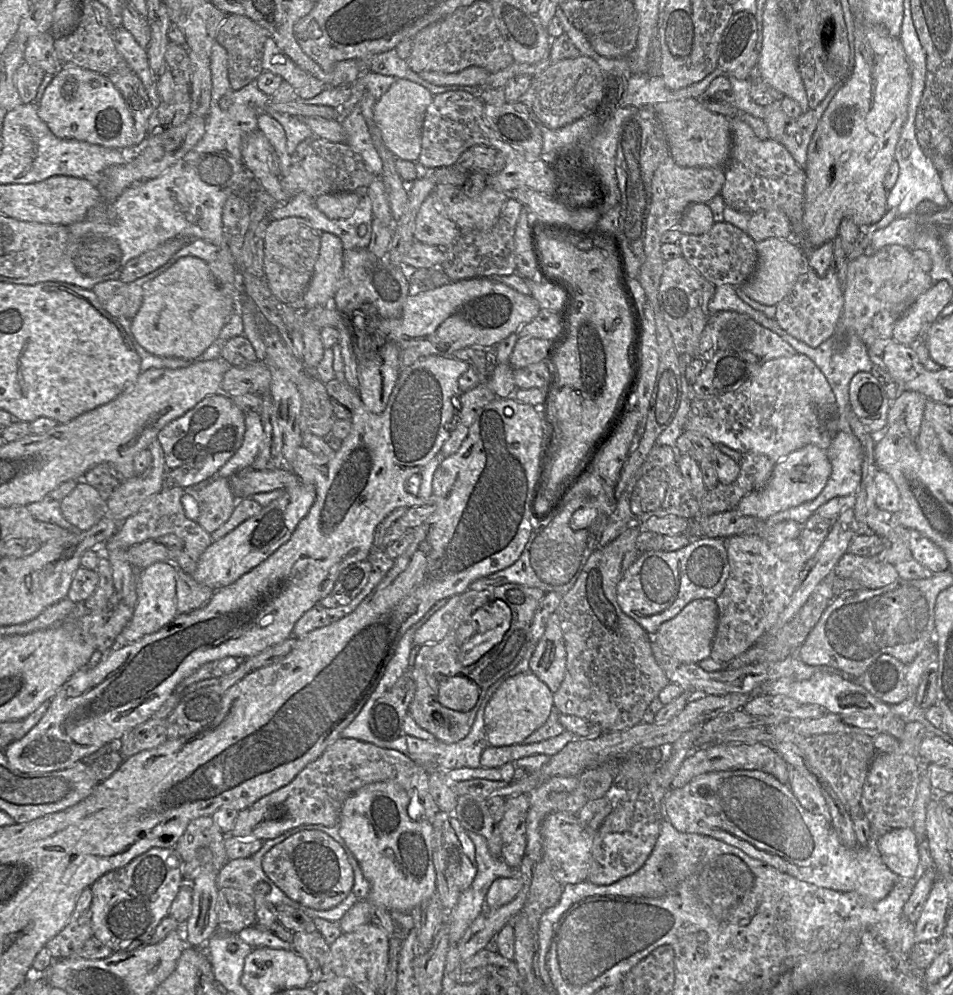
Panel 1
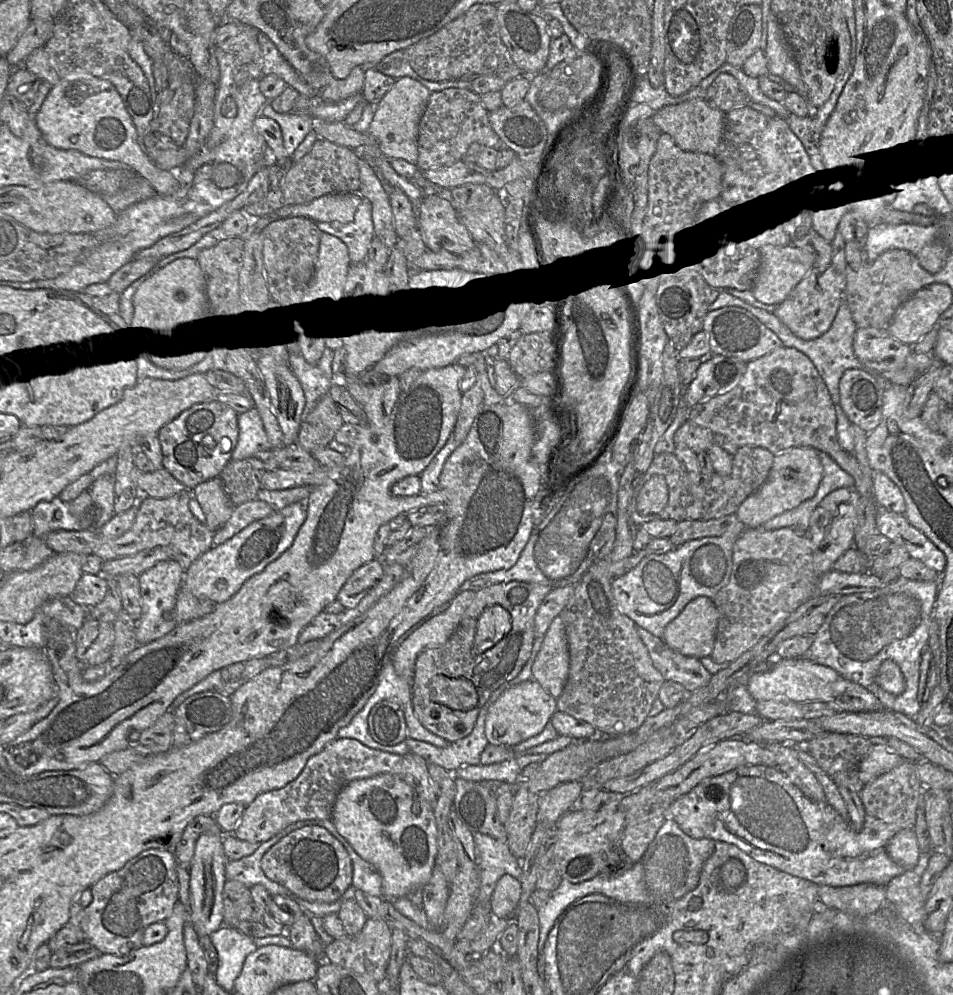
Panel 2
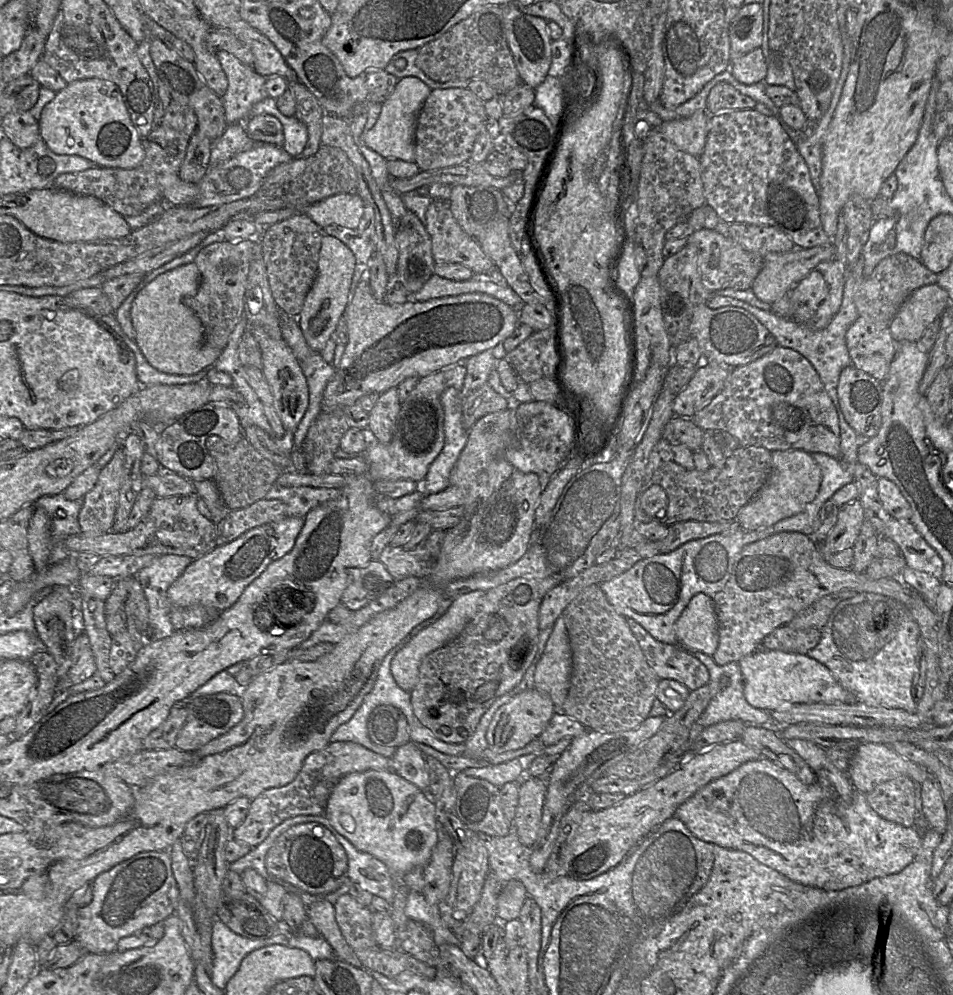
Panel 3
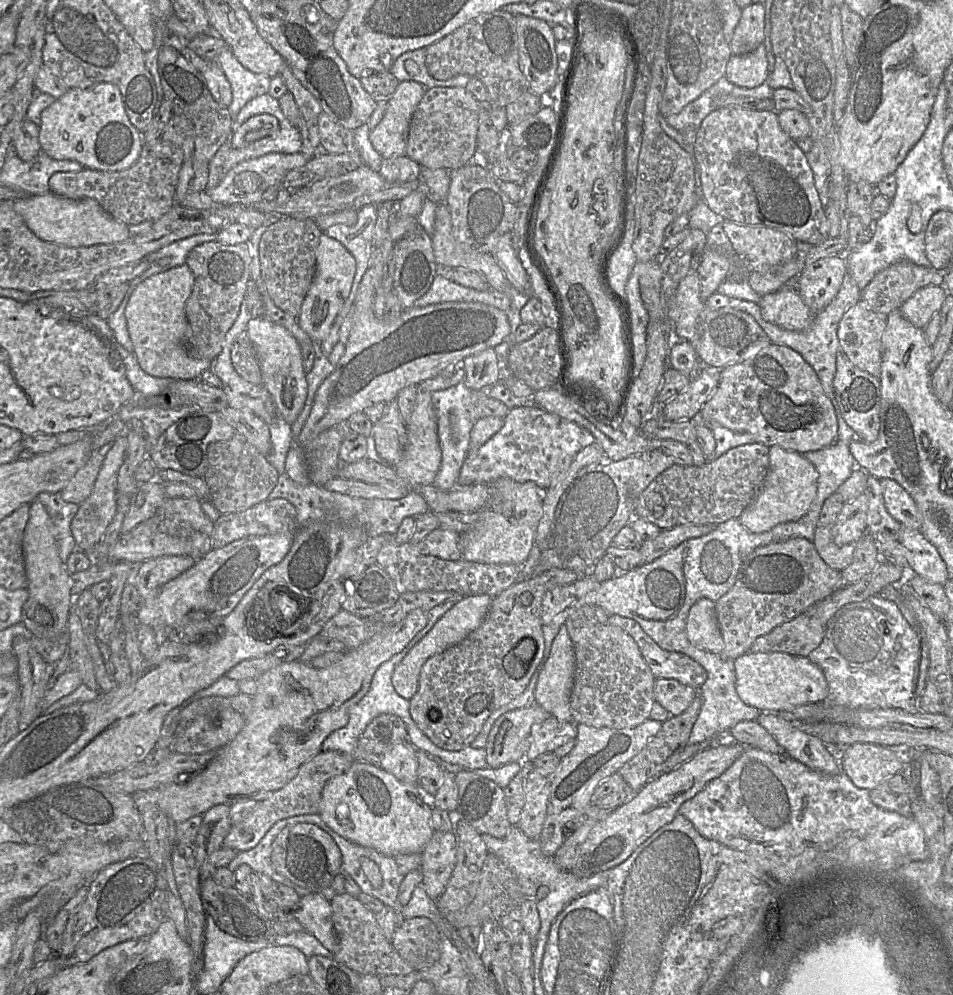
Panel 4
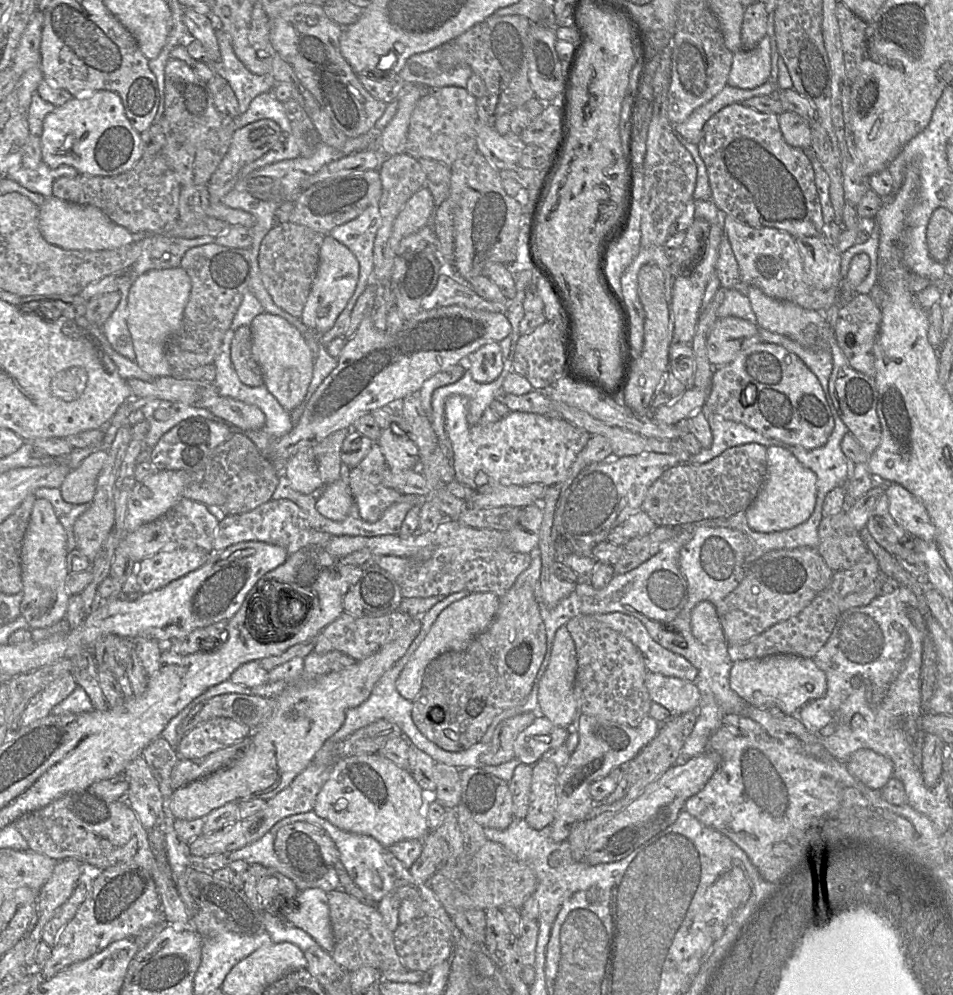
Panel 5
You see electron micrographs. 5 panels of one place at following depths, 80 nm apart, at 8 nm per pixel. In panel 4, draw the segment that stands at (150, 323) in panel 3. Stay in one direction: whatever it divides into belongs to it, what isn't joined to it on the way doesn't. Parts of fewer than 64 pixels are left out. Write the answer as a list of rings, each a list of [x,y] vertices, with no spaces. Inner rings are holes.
[[[184,263],[154,274],[142,281],[132,292],[125,309],[127,328],[140,367],[147,374],[159,378],[179,380],[200,379],[213,360],[191,357],[186,350],[189,324],[185,307],[192,293],[194,276]]]

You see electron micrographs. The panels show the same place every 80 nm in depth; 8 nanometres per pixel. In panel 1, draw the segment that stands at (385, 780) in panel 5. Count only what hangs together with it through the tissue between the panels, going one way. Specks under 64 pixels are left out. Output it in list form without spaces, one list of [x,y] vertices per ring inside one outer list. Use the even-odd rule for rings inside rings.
[[[391,781],[367,784],[343,803],[338,832],[369,881],[370,891],[340,919],[338,925],[342,933],[352,932],[371,922],[372,909],[377,906],[410,913],[414,907],[435,895],[433,823],[426,818],[410,818],[407,812],[409,803],[407,791]]]

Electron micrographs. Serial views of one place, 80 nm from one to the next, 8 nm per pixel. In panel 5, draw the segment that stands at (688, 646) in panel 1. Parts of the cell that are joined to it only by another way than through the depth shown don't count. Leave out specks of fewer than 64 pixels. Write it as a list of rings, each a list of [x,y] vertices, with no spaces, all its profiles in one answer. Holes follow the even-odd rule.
[[[701,601],[692,609],[691,631],[702,643],[725,640],[715,605]]]

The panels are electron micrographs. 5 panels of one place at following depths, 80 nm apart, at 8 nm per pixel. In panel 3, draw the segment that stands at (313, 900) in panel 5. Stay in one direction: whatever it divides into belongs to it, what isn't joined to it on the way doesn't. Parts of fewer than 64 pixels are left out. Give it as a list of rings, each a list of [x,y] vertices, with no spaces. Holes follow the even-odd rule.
[[[321,900],[307,906],[306,912],[307,919],[312,922],[321,937],[331,945],[338,959],[361,968],[360,960],[342,935],[334,906],[328,901]]]

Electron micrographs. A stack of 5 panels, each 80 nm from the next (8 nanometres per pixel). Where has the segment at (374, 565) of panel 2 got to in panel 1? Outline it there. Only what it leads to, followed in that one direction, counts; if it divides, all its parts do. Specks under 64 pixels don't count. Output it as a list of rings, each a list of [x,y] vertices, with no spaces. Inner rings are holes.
[[[363,560],[351,564],[339,574],[330,595],[338,605],[349,604],[358,595],[369,580],[372,566]]]

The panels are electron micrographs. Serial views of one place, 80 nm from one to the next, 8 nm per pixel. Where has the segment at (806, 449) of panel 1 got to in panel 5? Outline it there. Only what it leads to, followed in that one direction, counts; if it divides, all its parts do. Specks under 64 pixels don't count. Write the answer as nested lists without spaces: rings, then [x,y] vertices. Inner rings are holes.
[[[767,447],[766,477],[751,505],[745,510],[749,527],[757,532],[793,528],[806,521],[815,506],[817,476],[786,448]]]

